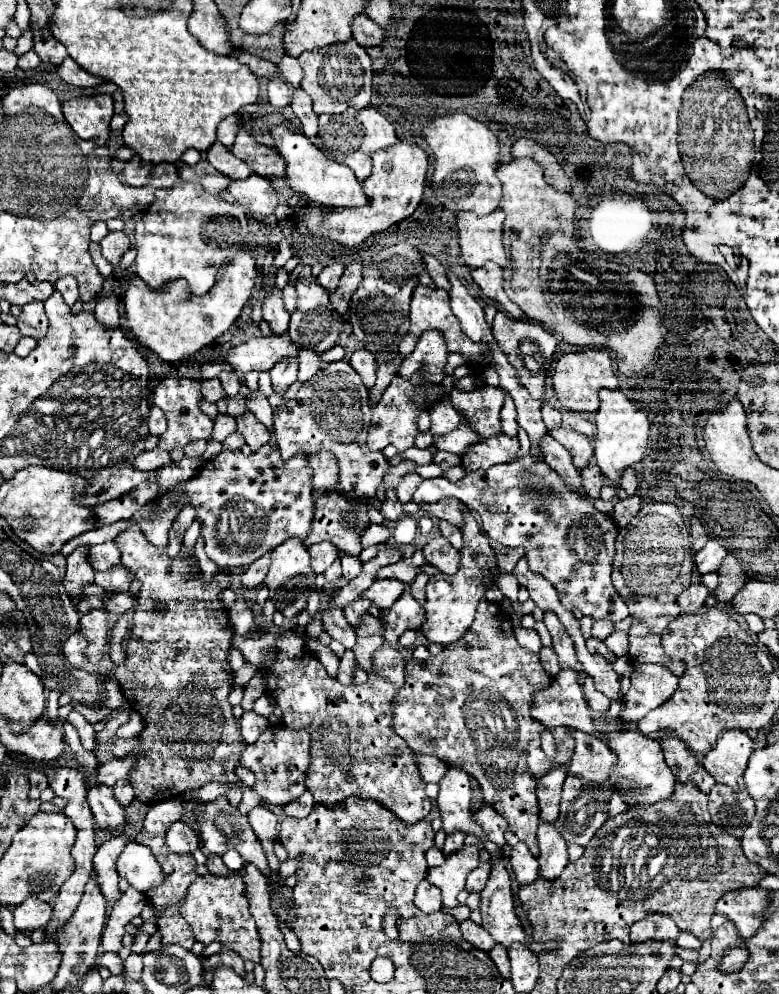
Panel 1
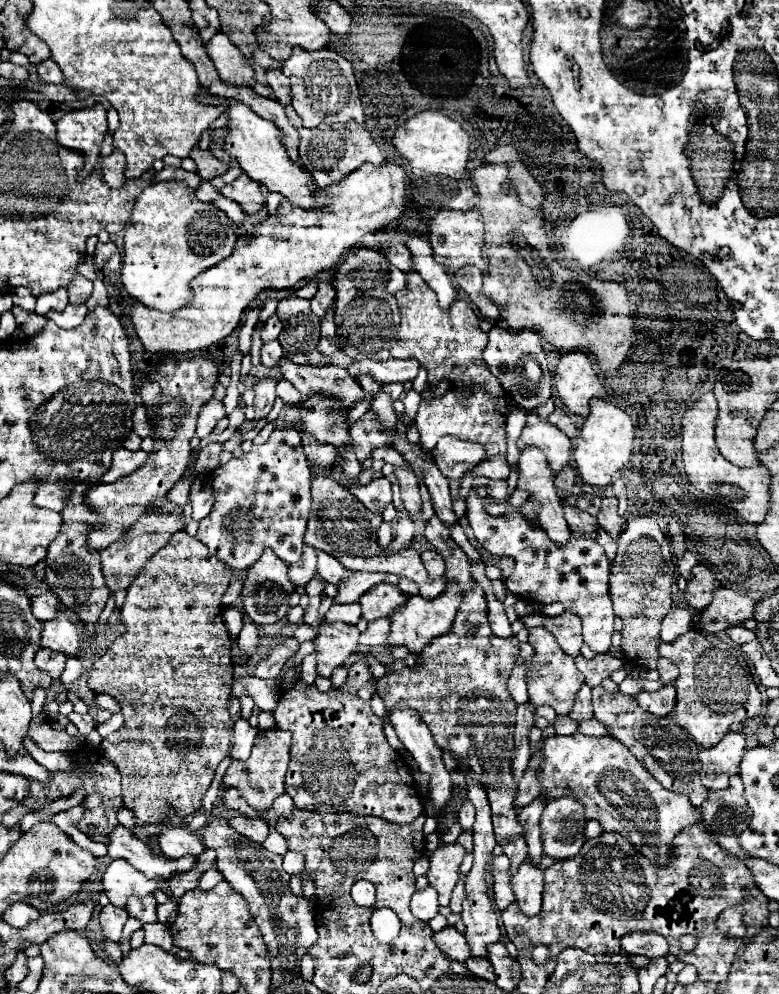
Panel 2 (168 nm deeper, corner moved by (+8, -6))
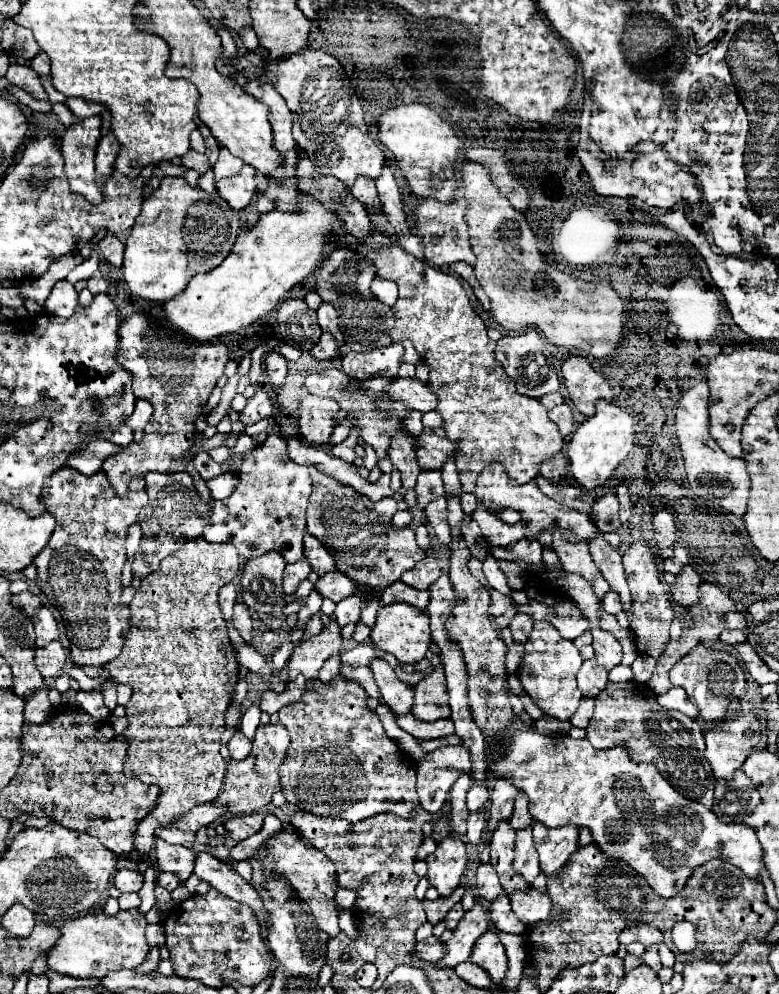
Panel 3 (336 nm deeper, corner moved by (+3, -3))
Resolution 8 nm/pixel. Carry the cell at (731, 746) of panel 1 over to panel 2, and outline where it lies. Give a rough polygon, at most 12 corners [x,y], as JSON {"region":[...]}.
{"region":[[742,733],[700,751],[702,783],[726,789],[746,749]]}

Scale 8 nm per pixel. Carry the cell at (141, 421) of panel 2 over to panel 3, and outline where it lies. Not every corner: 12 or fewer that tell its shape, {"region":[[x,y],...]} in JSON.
{"region":[[137,400],[133,416],[125,424],[143,430],[151,418],[149,402]]}

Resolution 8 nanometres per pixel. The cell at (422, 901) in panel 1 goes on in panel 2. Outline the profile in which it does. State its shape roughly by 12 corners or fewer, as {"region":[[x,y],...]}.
{"region":[[432,887],[416,891],[410,907],[422,921],[438,915],[438,895]]}

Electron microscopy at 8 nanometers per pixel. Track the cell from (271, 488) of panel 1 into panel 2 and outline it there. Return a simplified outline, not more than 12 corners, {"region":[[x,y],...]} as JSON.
{"region":[[278,425],[212,471],[196,539],[232,571],[302,557],[310,463]]}

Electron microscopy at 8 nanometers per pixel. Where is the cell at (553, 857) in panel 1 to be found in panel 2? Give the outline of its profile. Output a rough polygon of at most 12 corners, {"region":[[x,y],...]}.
{"region":[[528,859],[512,877],[512,893],[528,917],[540,913],[542,869]]}

